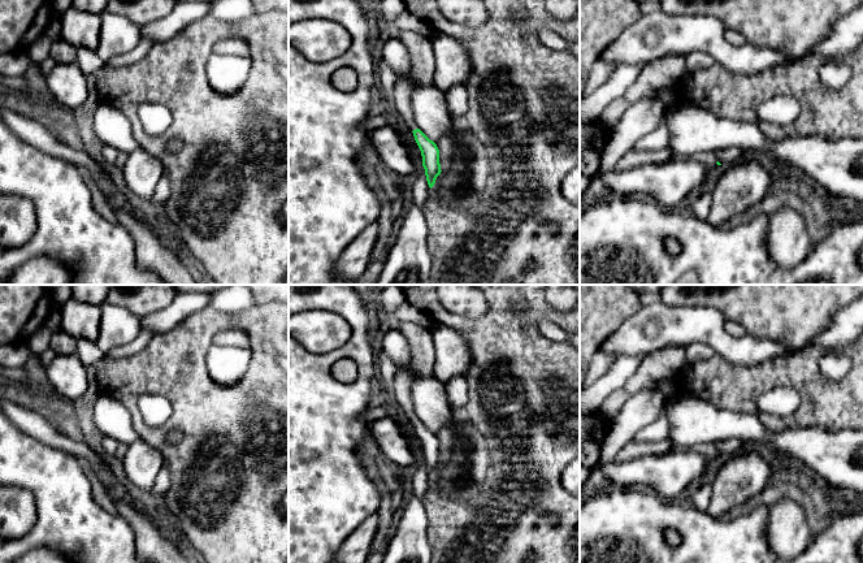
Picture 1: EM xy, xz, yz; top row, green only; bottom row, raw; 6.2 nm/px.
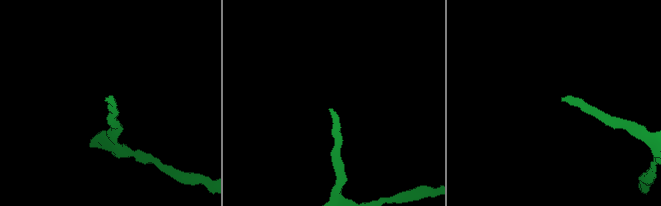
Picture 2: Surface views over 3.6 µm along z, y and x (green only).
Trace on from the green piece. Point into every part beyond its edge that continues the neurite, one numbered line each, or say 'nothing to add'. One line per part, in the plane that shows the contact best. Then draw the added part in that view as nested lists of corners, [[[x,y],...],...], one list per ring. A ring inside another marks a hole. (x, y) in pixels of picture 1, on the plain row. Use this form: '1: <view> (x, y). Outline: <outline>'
1: xz (402, 382). Outline: [[[402,368],[396,371],[393,386],[395,397],[399,404],[403,407],[406,415],[411,421],[416,421],[417,415],[415,412],[415,407],[411,398],[411,376],[406,369]]]

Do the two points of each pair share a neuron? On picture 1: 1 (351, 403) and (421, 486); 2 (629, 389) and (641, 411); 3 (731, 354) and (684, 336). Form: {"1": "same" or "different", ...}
{"1": "different", "2": "different", "3": "same"}

